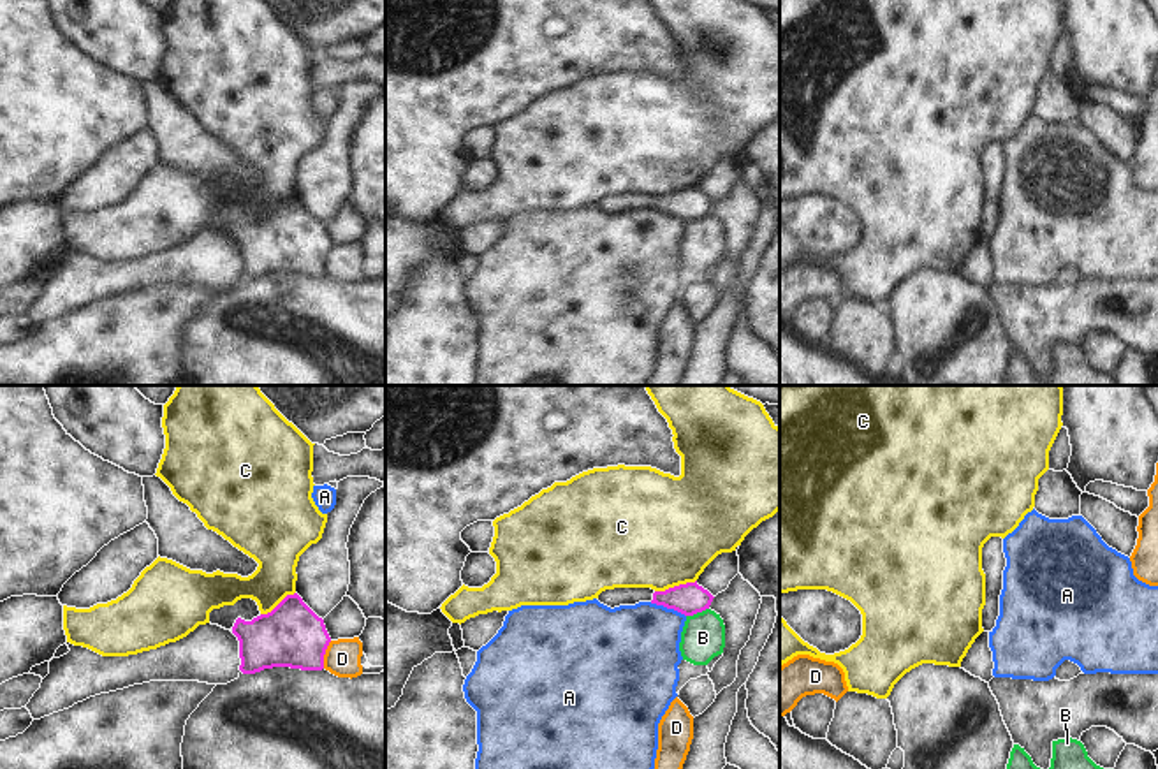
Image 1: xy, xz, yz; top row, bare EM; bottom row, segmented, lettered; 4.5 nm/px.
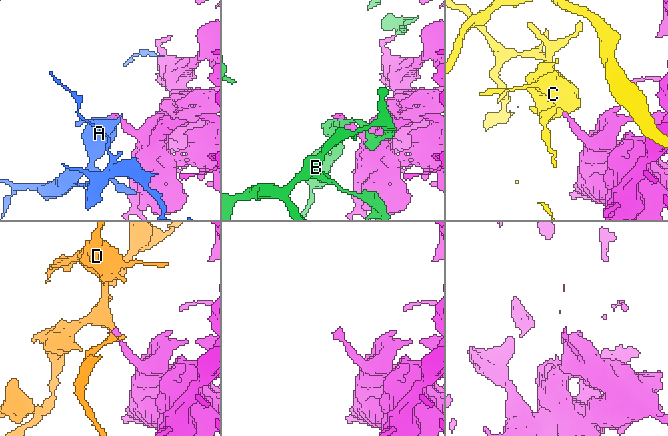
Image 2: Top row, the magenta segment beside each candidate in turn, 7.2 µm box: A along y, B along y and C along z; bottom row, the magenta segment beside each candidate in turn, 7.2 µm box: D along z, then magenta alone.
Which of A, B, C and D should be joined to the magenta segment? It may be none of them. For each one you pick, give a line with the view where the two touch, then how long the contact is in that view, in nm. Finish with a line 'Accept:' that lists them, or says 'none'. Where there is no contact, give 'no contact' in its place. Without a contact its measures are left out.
Accept: none

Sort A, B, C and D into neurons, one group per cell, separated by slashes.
A / B / C / D

